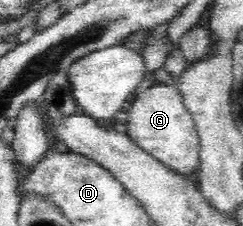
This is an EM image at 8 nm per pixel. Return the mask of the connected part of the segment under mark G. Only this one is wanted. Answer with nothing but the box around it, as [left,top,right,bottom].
[127,82,199,177]

